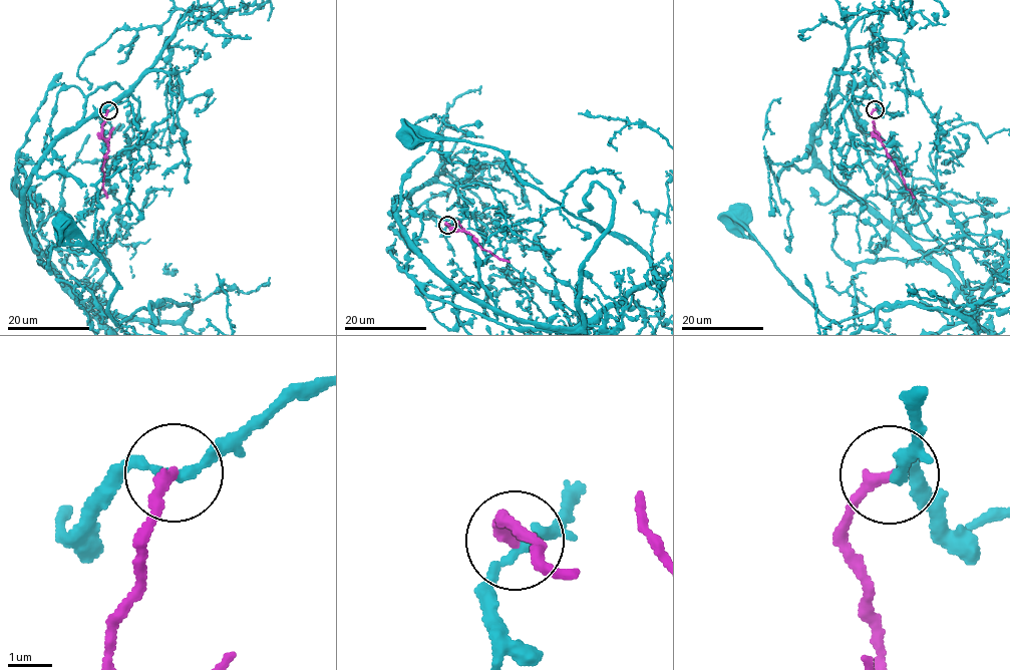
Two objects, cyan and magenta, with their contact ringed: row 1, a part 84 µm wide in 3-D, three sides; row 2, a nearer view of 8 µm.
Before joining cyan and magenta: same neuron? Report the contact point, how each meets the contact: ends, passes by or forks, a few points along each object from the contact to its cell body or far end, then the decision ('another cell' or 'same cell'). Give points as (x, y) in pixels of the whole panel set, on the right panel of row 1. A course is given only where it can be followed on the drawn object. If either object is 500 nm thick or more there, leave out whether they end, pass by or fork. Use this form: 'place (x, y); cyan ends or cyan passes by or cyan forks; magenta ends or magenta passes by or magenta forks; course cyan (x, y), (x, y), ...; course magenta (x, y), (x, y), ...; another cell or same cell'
place (875, 109); cyan passes by; magenta ends; course cyan (875, 109), (863, 81), (814, 153), (947, 271), (976, 326), (905, 303), (832, 322), (737, 218); course magenta (875, 109), (872, 115), (874, 134), (883, 143), (914, 198); another cell

